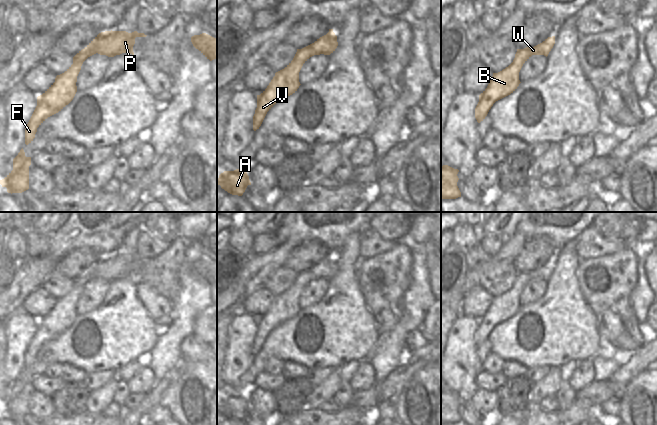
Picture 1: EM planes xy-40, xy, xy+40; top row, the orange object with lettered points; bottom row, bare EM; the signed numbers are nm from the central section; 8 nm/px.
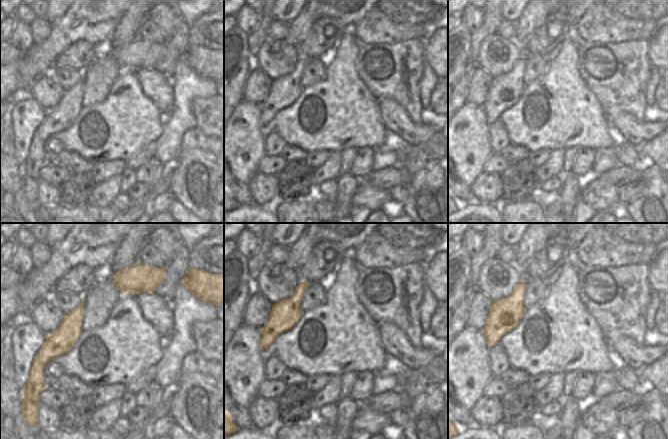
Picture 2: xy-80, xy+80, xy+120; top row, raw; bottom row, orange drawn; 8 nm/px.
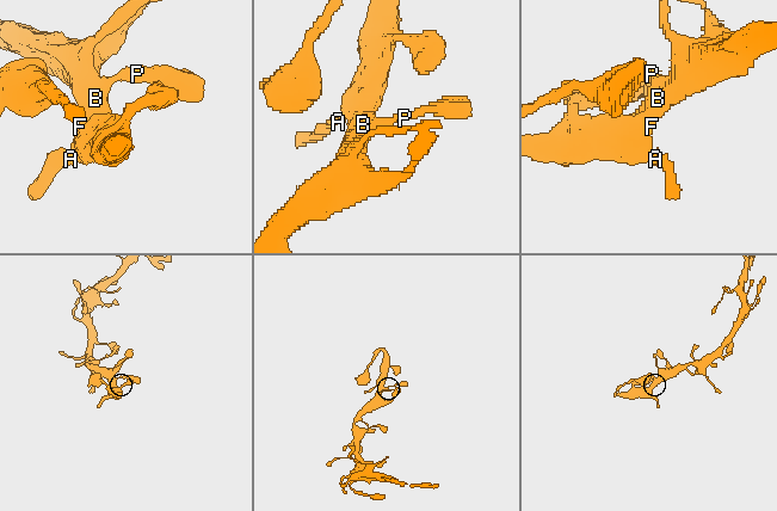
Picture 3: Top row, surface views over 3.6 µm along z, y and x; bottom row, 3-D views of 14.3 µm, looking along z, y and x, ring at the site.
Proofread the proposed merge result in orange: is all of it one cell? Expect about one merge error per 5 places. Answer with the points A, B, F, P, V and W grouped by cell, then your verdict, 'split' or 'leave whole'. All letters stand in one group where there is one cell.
A B F P V W; leave whole

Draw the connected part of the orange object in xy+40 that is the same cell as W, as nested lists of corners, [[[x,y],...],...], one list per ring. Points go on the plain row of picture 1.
[[[552,260],[534,271],[517,273],[513,286],[502,295],[493,297],[487,312],[479,319],[479,326],[475,332],[475,342],[478,347],[485,343],[496,325],[510,319],[517,313],[521,307],[519,296],[523,288],[532,279],[544,279],[547,281],[554,268],[555,260]]]

